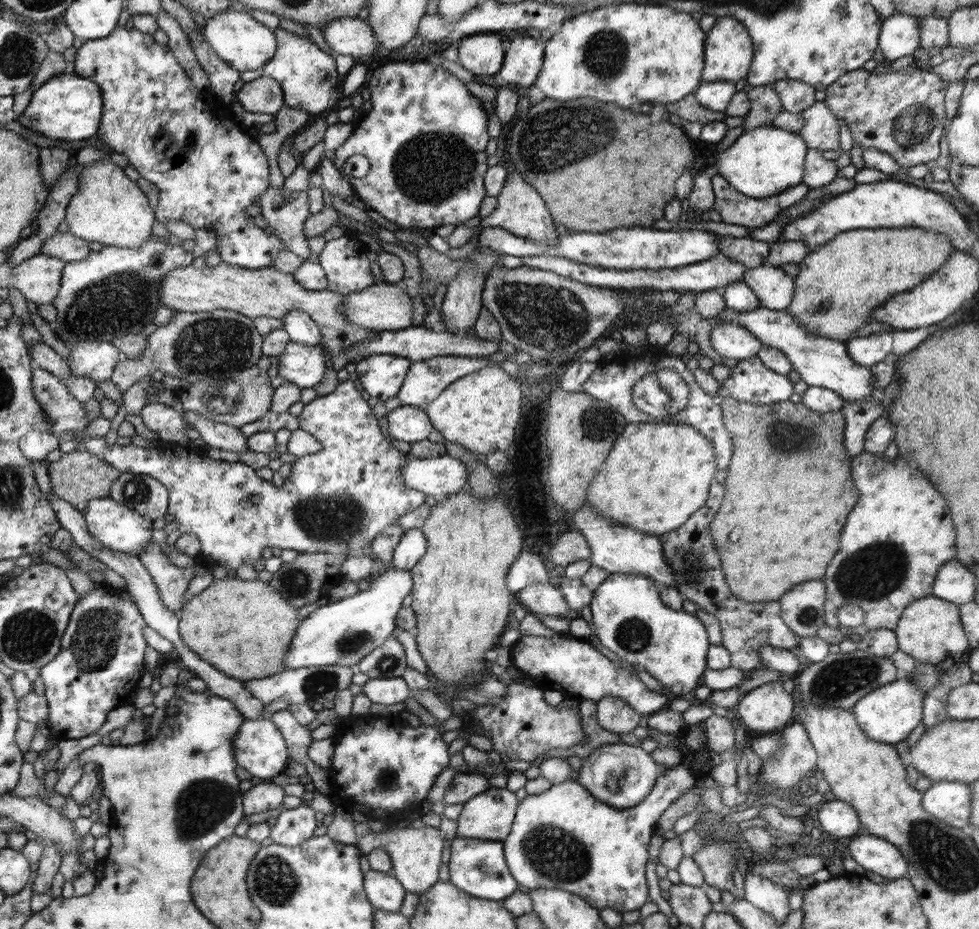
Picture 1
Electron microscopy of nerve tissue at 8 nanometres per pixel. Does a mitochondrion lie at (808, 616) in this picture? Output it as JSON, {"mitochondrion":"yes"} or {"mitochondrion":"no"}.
{"mitochondrion":"yes"}

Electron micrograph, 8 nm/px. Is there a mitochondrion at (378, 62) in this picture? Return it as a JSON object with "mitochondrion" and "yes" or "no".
{"mitochondrion":"no"}

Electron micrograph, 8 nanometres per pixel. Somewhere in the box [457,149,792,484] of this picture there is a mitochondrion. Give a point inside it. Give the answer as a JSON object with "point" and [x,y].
{"point":[547,316]}

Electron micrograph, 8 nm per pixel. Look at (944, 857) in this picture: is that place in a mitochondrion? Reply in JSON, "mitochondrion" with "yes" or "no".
{"mitochondrion":"yes"}

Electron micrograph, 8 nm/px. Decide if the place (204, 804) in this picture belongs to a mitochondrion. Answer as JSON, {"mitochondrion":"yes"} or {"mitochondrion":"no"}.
{"mitochondrion":"yes"}

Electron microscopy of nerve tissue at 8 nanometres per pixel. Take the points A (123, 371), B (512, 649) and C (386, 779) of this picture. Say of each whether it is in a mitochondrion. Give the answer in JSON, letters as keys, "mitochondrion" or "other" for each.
{"A":"other","B":"other","C":"mitochondrion"}

